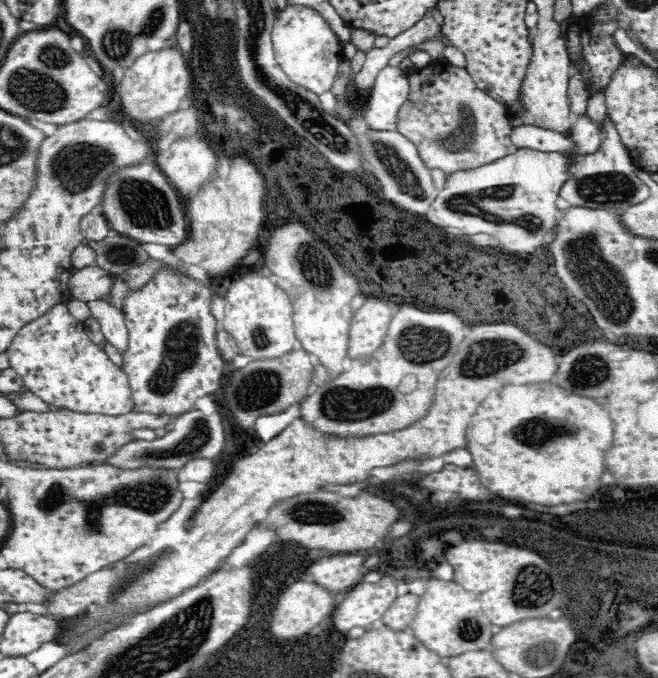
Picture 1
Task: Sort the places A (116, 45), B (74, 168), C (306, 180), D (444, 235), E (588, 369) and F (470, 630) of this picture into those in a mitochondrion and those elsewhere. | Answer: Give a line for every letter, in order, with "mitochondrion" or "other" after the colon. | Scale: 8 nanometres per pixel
A: mitochondrion
B: mitochondrion
C: other
D: other
E: mitochondrion
F: mitochondrion

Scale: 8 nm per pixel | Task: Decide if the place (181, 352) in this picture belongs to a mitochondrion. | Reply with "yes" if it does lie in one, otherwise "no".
yes

